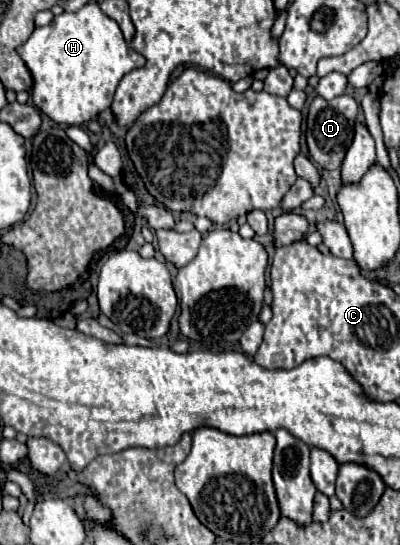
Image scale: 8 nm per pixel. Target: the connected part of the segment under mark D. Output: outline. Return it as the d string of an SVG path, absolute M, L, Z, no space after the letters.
M316 96L310 104L310 114L306 120L306 142L308 142L308 150L310 156L314 158L314 162L318 162L322 168L326 170L334 170L340 168L346 150L352 144L354 138L354 122L356 122L356 112L358 112L358 104L352 96L338 96L334 100L324 100L320 96Z

